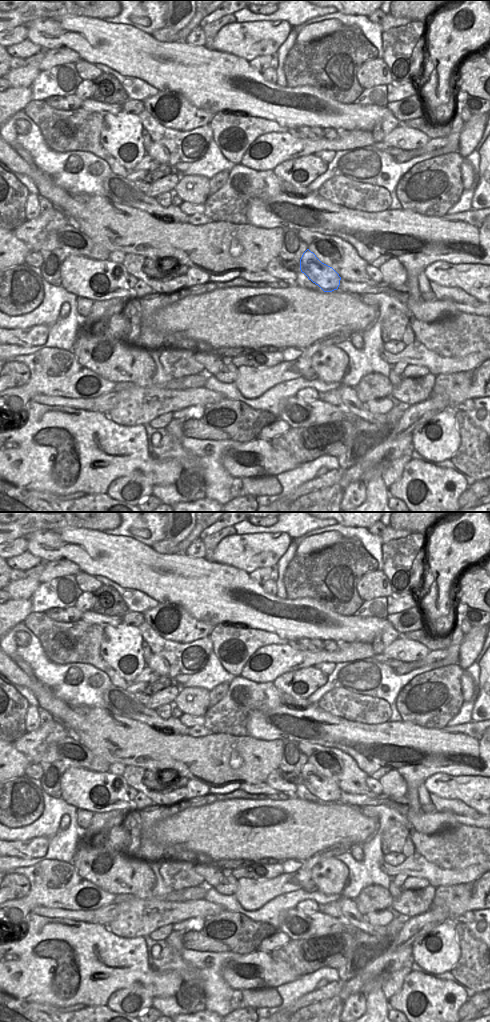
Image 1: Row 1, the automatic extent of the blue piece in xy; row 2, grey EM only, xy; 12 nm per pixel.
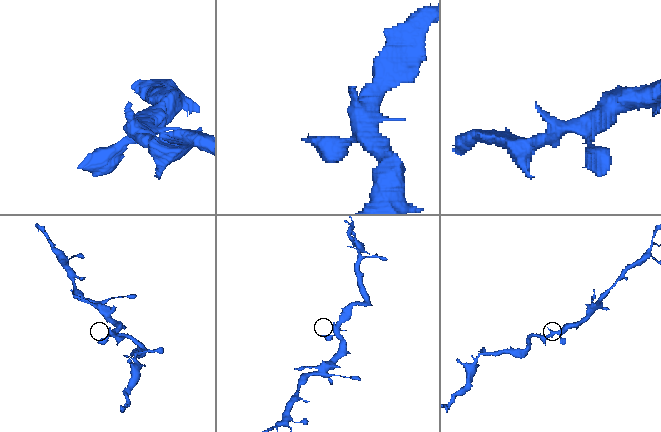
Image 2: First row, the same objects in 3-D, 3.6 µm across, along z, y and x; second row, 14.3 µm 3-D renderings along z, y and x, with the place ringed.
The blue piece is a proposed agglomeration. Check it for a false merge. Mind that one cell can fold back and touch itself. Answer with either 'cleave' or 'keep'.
keep

